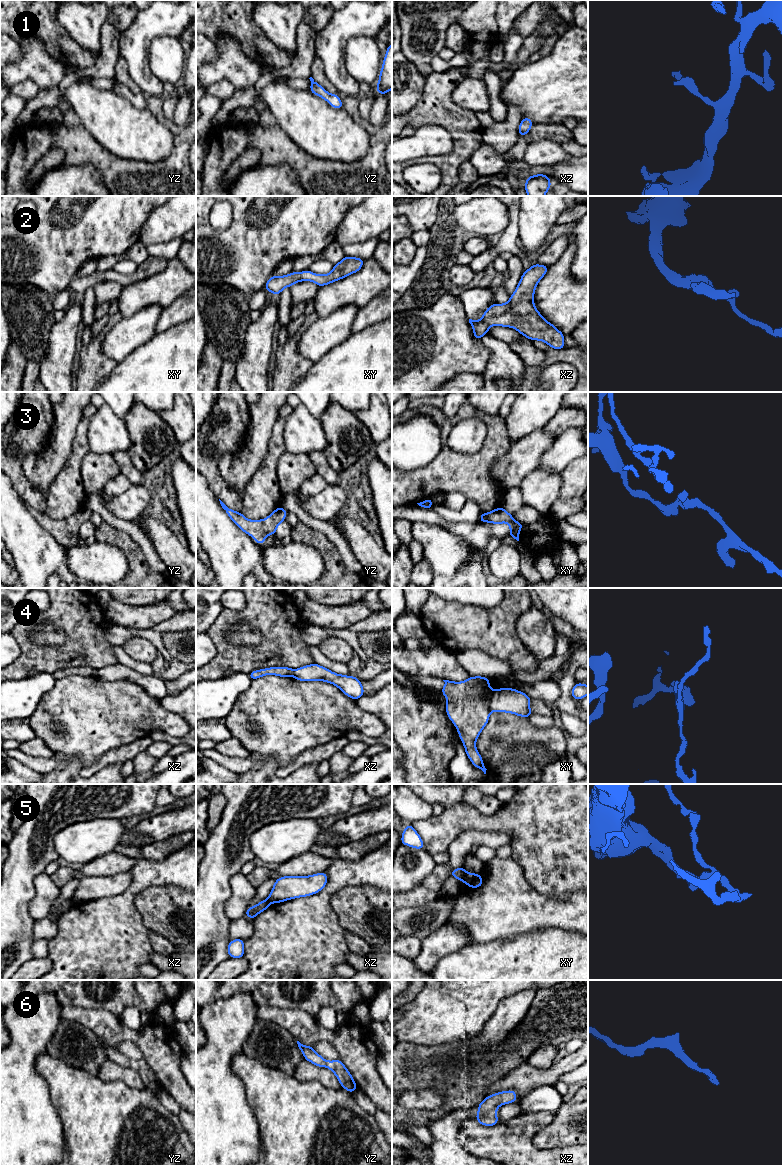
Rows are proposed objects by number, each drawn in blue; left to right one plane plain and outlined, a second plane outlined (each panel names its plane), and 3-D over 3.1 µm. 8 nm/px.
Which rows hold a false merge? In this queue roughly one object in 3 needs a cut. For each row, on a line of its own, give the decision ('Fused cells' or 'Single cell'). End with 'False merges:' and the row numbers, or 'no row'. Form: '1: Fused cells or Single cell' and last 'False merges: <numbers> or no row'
1: Single cell
2: Single cell
3: Single cell
4: Fused cells
5: Fused cells
6: Single cell
False merges: 4, 5

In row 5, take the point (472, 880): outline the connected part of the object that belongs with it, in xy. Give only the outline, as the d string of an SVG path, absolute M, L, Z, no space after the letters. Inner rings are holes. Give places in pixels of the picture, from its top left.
M469 873L463 882L470 888L479 888L483 884L482 875L480 873L479 874Z

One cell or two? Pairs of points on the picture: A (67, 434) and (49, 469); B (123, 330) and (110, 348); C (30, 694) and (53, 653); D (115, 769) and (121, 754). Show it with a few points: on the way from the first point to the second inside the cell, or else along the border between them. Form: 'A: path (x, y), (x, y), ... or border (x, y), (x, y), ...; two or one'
A: path (59, 443), (57, 452), (51, 460); one
B: path (123, 334), (114, 344); one
C: border (51, 673), (38, 673), (19, 679); two
D: border (121, 763), (105, 765), (95, 773); two

